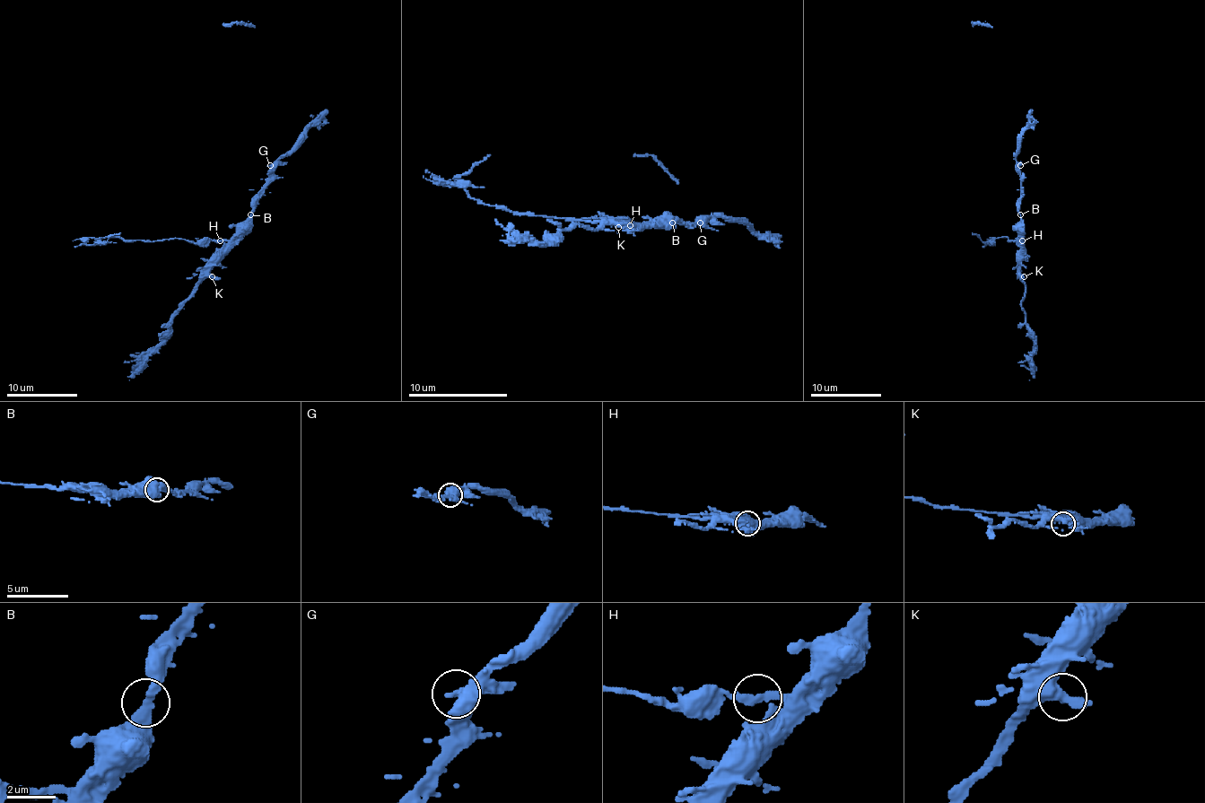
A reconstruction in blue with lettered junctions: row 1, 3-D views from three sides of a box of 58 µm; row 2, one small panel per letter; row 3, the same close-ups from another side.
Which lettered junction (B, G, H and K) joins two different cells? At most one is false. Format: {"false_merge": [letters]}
{"false_merge": ["H"]}

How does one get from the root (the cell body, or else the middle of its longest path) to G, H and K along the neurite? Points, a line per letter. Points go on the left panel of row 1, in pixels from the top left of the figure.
G: (261, 190), (270, 165)
H: (261, 190), (254, 211), (229, 240), (221, 241)
K: (261, 190), (252, 216), (210, 271), (212, 276)

